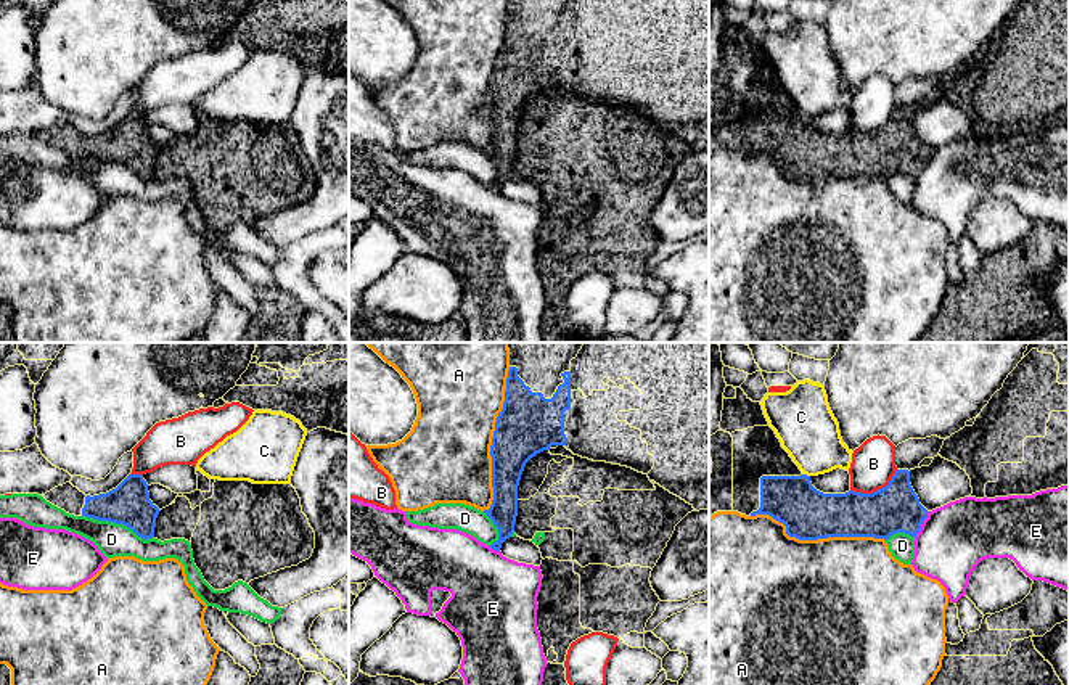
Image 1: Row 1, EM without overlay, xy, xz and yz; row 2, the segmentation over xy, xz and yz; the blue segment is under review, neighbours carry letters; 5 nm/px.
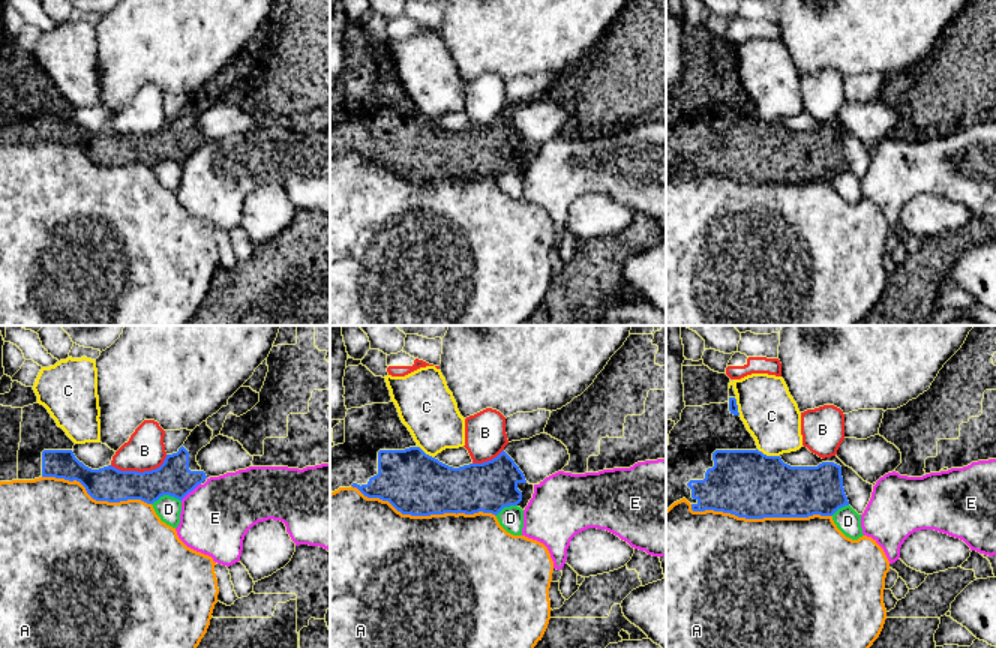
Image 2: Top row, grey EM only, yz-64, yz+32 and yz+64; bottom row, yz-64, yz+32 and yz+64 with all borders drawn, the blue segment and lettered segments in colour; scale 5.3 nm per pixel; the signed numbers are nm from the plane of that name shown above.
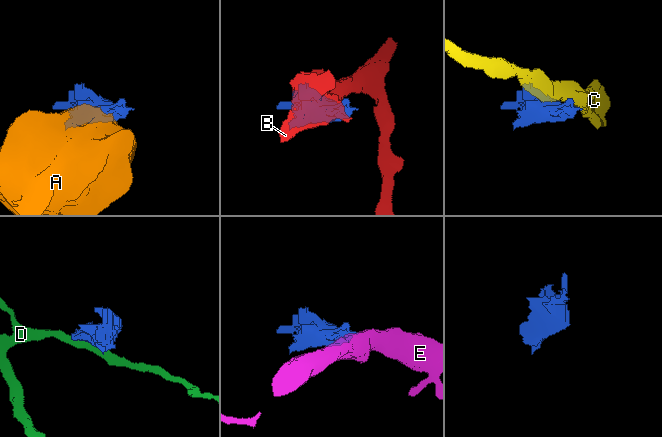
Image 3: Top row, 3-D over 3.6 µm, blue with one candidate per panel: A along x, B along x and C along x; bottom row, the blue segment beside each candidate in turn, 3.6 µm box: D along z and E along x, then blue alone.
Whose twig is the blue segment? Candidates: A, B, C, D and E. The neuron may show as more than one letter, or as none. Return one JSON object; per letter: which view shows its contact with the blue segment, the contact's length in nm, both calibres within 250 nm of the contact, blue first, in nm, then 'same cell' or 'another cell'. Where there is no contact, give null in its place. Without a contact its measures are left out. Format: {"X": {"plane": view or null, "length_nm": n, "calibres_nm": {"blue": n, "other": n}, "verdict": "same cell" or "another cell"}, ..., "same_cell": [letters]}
{"A": {"plane": "xz", "length_nm": 750, "calibres_nm": {"blue": 300, "other": 440}, "verdict": "another cell"}, "B": {"plane": "yz", "length_nm": 260, "calibres_nm": {"blue": 240, "other": 220}, "verdict": "another cell"}, "C": {"plane": "yz", "length_nm": 40, "calibres_nm": {"blue": 260, "other": 300}, "verdict": "another cell"}, "D": {"plane": "xy", "length_nm": 380, "calibres_nm": {"blue": 220, "other": 160}, "verdict": "another cell"}, "E": {"plane": "yz", "length_nm": 150, "calibres_nm": {"blue": 240, "other": 360}, "verdict": "another cell"}, "same_cell": []}

